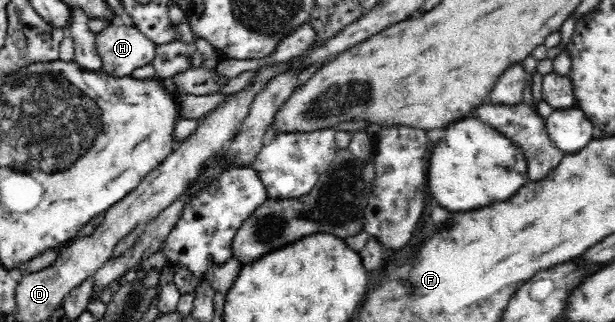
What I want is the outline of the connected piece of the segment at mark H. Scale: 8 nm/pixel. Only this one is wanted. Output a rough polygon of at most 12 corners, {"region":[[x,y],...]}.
{"region":[[138,27],[96,34],[103,69],[125,77],[153,64],[158,45]]}

